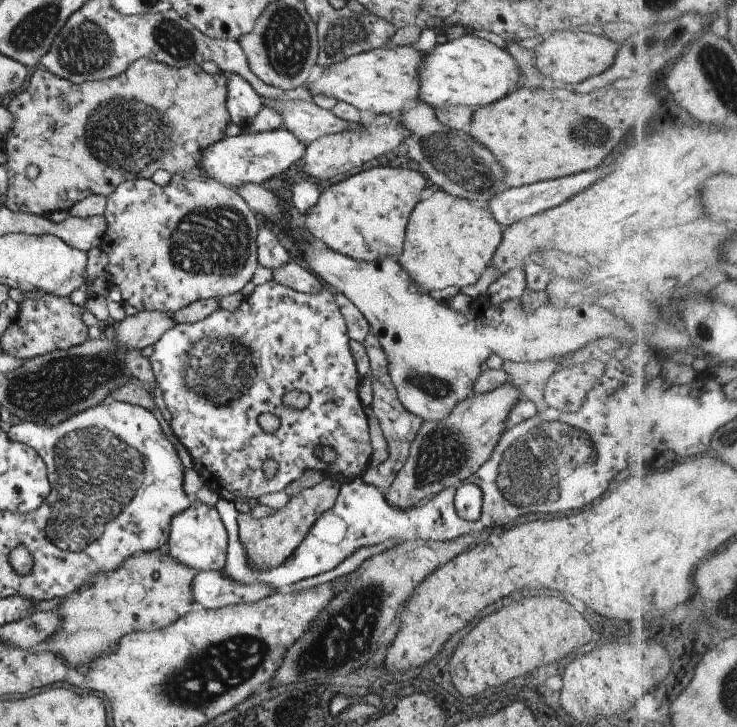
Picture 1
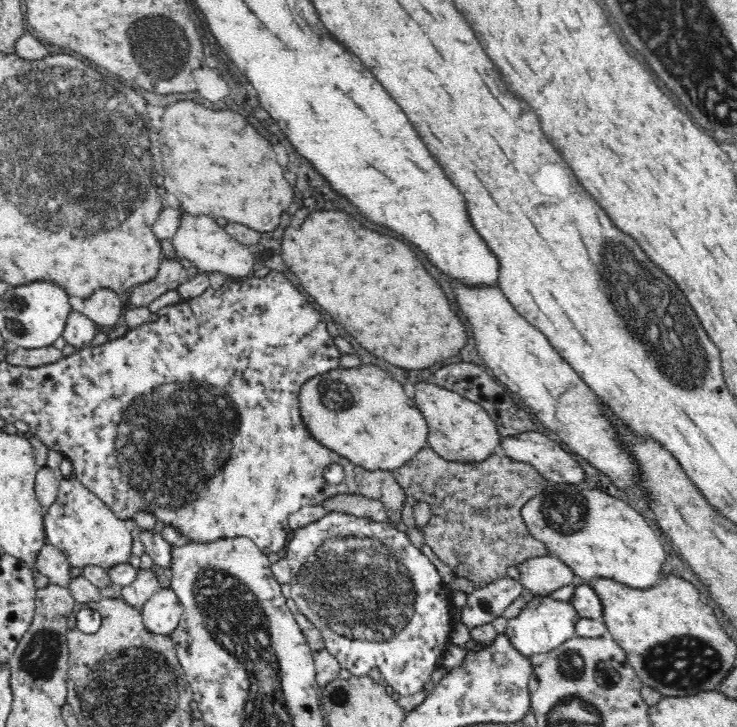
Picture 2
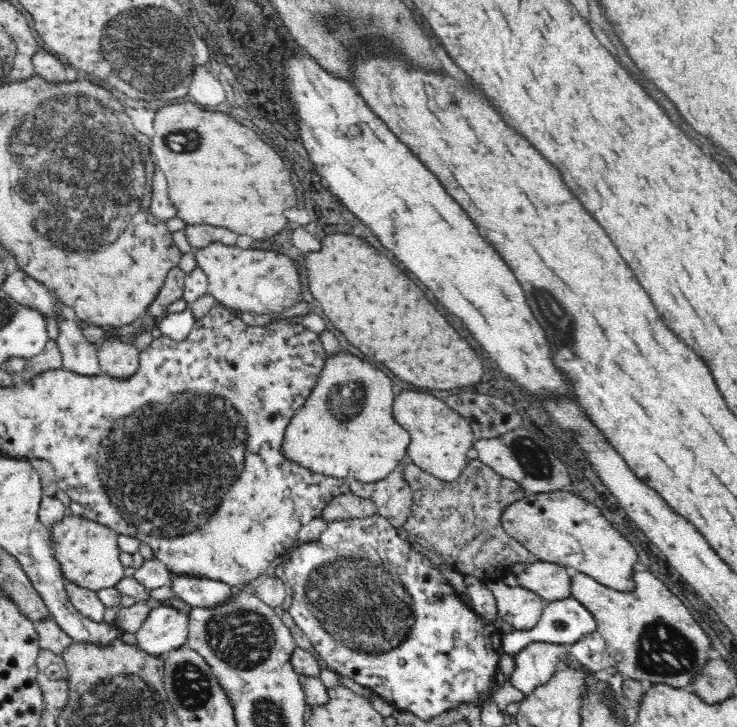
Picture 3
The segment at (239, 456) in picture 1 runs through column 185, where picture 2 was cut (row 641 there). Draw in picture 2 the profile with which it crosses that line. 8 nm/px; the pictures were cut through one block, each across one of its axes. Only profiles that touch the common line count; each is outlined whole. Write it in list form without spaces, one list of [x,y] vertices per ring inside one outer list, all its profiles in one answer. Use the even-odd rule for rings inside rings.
[[[327,512],[324,518],[292,532],[285,557],[291,568],[291,580],[288,583],[292,587],[291,598],[300,612],[308,617],[308,620],[322,633],[325,649],[334,656],[336,662],[340,663],[340,668],[346,668],[352,676],[359,677],[367,675],[373,666],[377,666],[381,676],[399,695],[408,696],[424,689],[423,686],[428,682],[433,670],[440,668],[439,661],[449,644],[449,633],[456,622],[450,609],[453,607],[452,598],[446,593],[445,583],[436,567],[426,555],[412,545],[405,533],[398,531],[390,522],[378,522],[371,518],[360,518],[351,514]]]

